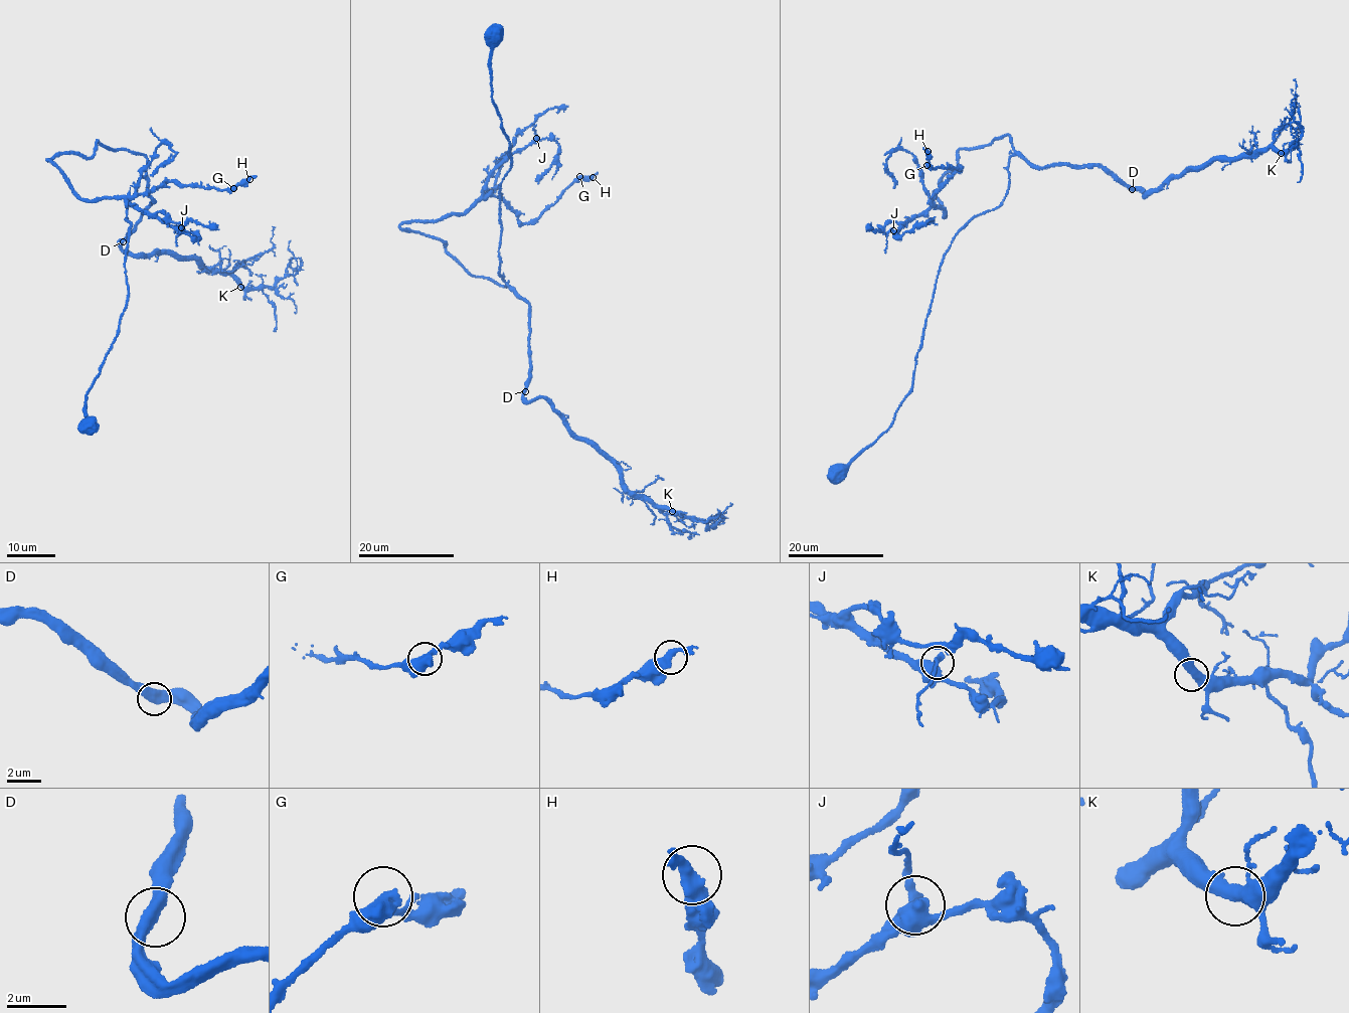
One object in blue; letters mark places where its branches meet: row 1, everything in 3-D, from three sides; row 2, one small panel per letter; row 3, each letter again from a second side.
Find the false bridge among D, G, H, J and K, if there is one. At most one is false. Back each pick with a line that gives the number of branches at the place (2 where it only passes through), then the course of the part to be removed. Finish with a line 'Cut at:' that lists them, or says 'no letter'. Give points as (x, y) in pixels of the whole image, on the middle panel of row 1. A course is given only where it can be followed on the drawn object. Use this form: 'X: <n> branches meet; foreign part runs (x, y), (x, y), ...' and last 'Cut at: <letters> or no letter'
Cut at: no letter

